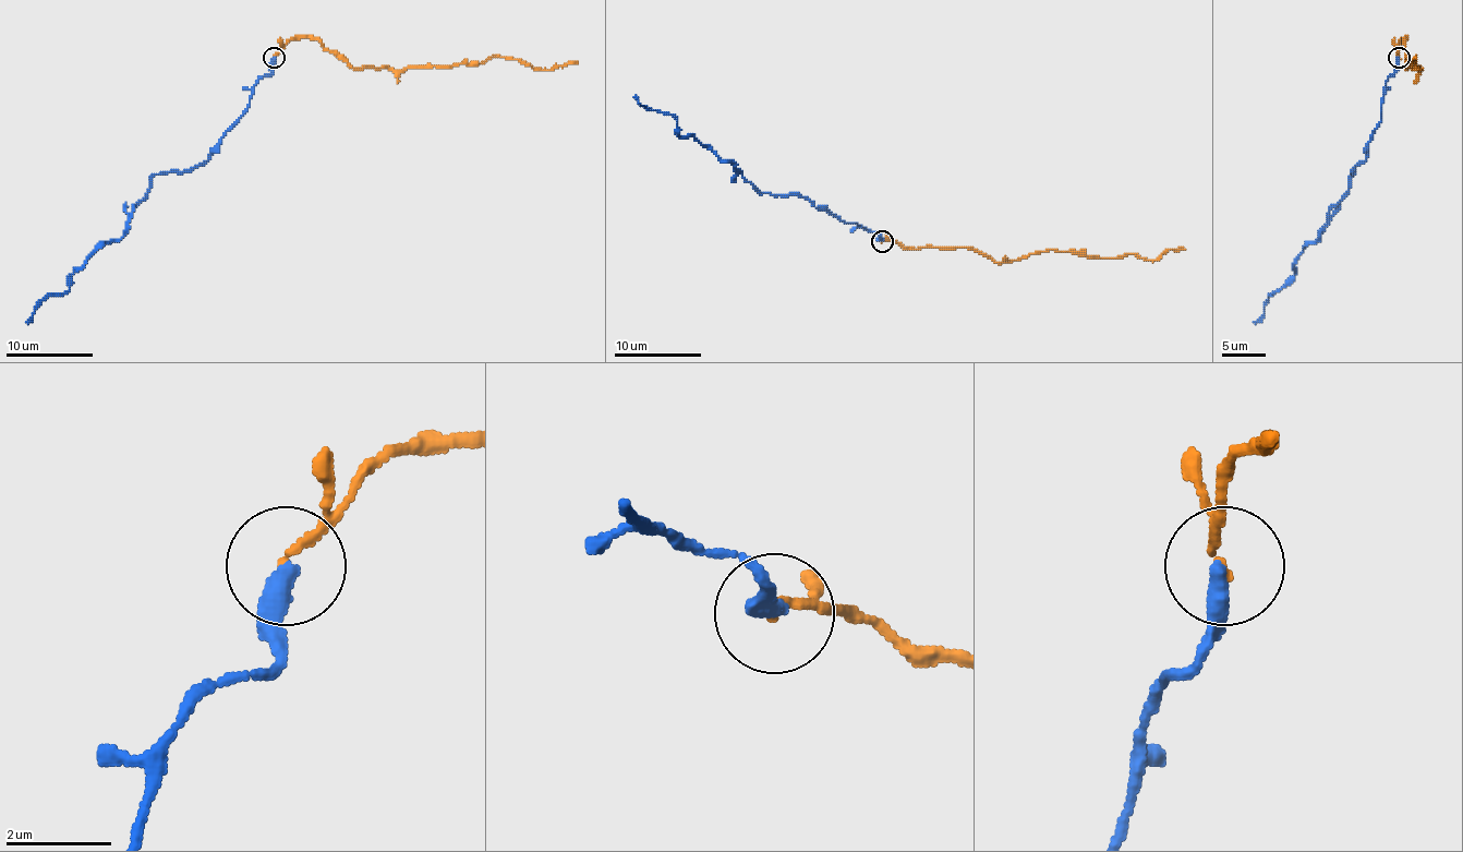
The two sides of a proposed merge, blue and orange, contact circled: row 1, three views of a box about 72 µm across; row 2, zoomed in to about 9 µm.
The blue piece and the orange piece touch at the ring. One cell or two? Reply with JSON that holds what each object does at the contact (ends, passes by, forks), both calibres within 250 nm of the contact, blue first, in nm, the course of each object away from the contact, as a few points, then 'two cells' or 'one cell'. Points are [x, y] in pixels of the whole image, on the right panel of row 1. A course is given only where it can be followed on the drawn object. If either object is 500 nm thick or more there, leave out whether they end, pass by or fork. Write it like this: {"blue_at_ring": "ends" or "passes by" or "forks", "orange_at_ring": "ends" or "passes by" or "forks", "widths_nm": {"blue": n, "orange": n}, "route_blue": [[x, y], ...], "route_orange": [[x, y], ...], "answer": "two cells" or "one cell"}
{"blue_at_ring": "ends", "orange_at_ring": "ends", "widths_nm": {"blue": 400, "orange": 150}, "route_blue": [[1399, 57], [1368, 157], [1318, 239], [1303, 248], [1294, 276], [1253, 322]], "route_orange": [[1399, 57], [1407, 37], [1405, 68], [1421, 70], [1407, 66], [1416, 57], [1412, 61], [1418, 70], [1407, 61]], "answer": "one cell"}

